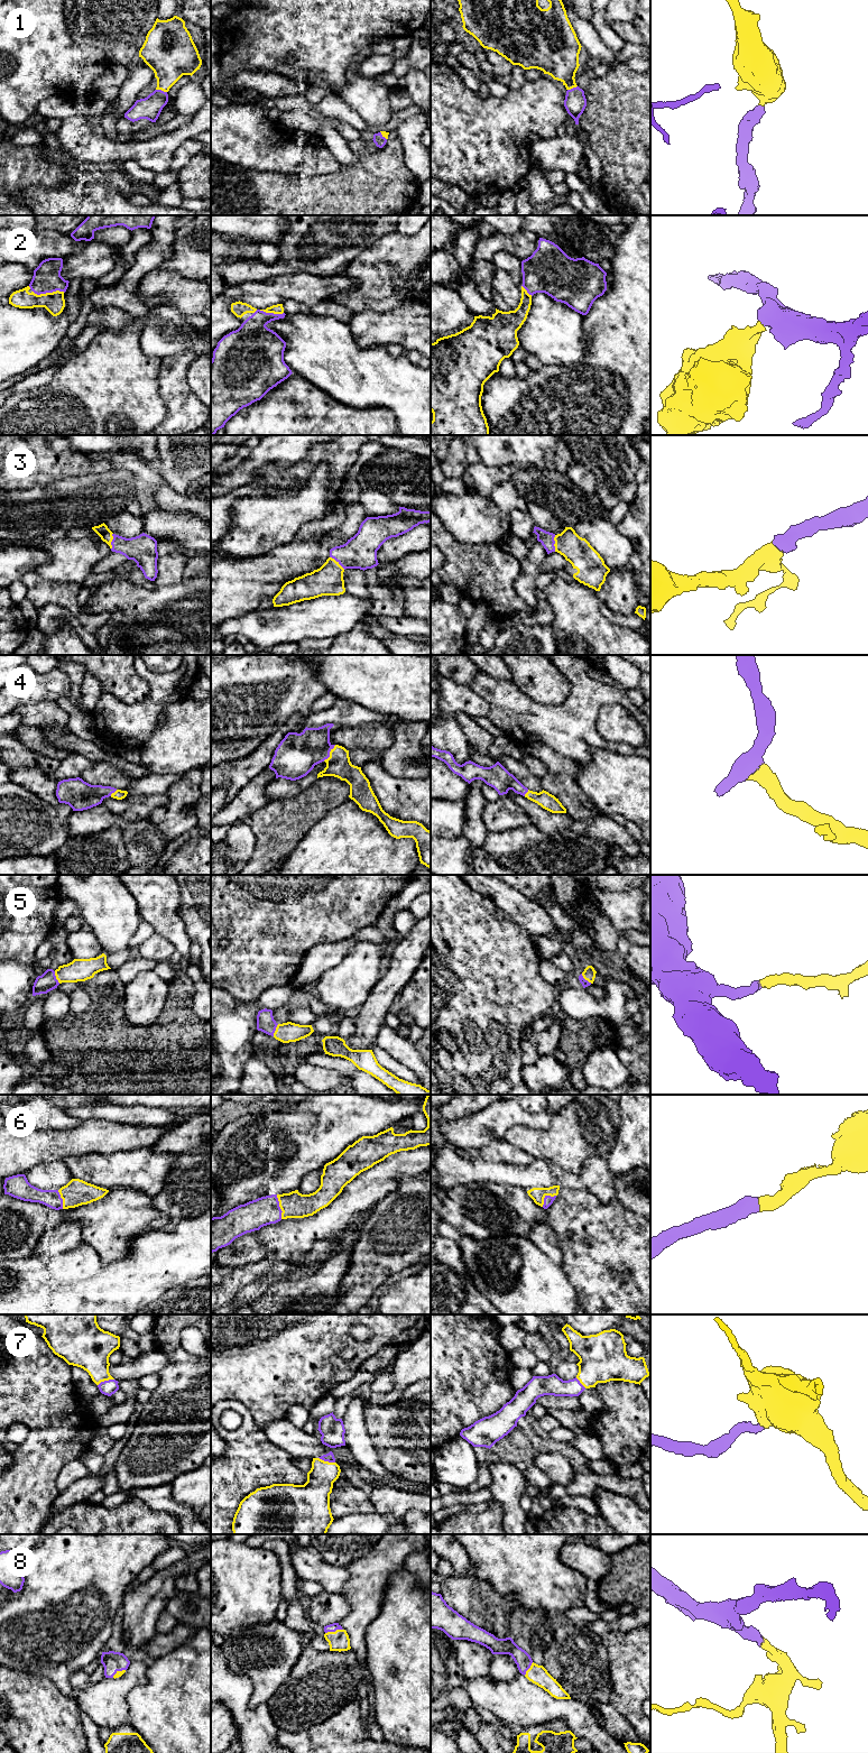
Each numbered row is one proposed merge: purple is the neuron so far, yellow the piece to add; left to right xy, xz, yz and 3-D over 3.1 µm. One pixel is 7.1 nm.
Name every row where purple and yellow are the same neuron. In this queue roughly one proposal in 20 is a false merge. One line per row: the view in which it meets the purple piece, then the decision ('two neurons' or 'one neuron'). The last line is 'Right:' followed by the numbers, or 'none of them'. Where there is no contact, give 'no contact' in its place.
1: meets purple in xy; one neuron
2: meets purple in xy; one neuron
3: meets purple in yz; one neuron
4: meets purple in xz; one neuron
5: meets purple in xy; one neuron
6: meets purple in xz; one neuron
7: meets purple in xy; one neuron
8: meets purple in xz; one neuron
Right: 1, 2, 3, 4, 5, 6, 7, 8

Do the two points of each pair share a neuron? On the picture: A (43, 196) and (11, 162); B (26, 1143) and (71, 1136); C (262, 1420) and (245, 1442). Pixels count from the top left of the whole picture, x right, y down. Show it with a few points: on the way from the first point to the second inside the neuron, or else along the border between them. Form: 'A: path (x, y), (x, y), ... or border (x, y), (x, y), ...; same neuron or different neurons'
A: border (59, 184), (53, 187), (29, 185), (18, 199); different neurons
B: path (37, 1143), (59, 1143); same neuron
C: border (243, 1403), (254, 1421), (261, 1429); different neurons

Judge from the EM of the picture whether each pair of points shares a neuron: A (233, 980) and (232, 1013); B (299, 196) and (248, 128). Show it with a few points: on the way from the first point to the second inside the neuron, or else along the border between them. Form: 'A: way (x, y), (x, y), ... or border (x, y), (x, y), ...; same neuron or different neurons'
A: border (222, 988), (243, 1002), (252, 1002), (259, 997); different neurons
B: border (257, 171), (310, 174); different neurons

